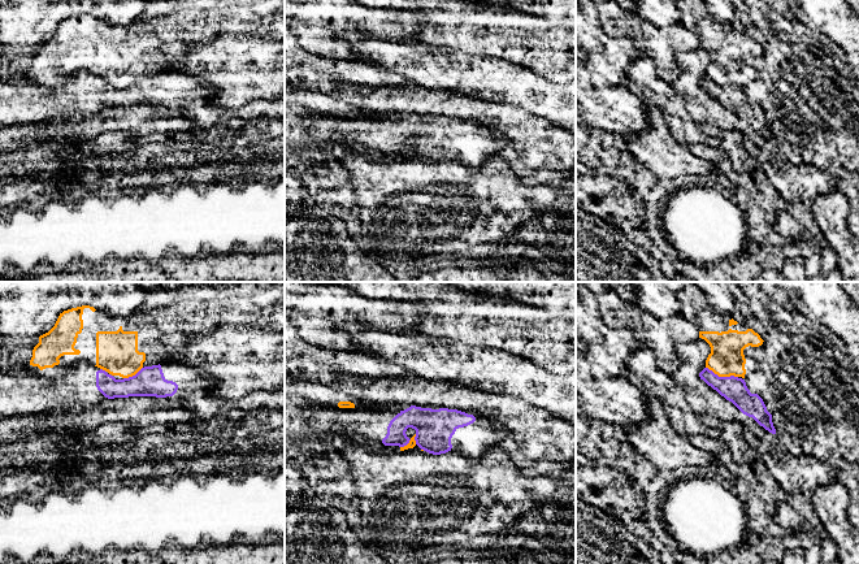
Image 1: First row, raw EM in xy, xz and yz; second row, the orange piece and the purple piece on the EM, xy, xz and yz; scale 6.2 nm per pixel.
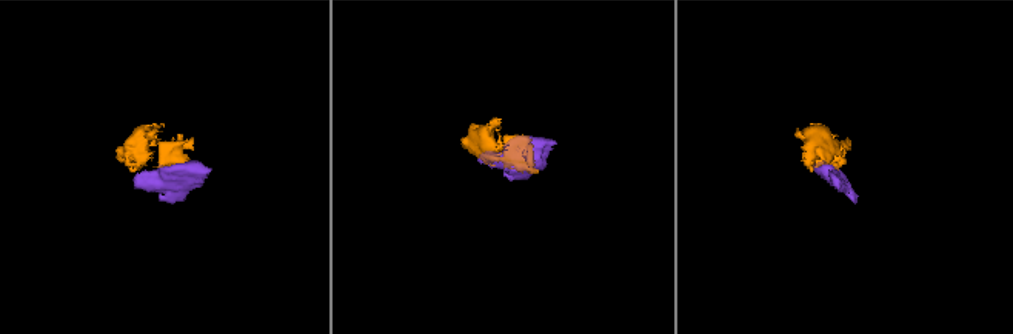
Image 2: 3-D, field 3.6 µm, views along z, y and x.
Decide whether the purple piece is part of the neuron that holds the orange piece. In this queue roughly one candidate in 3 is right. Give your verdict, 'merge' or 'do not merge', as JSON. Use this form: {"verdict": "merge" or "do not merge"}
{"verdict": "do not merge"}

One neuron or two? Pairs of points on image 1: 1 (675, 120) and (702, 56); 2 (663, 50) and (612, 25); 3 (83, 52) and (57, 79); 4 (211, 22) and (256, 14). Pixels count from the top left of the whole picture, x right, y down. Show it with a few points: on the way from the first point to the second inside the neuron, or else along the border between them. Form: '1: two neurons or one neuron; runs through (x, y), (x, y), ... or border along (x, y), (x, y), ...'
1: two neurons; border along (671, 85), (697, 124)
2: one neuron; runs through (650, 40), (630, 25), (625, 25)
3: one neuron; runs through (77, 57), (61, 73)
4: one neuron; runs through (222, 22), (244, 20)

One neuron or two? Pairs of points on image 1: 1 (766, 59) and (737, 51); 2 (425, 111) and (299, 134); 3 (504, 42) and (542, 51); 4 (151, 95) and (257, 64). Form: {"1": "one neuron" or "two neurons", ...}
{"1": "two neurons", "2": "two neurons", "3": "one neuron", "4": "two neurons"}

